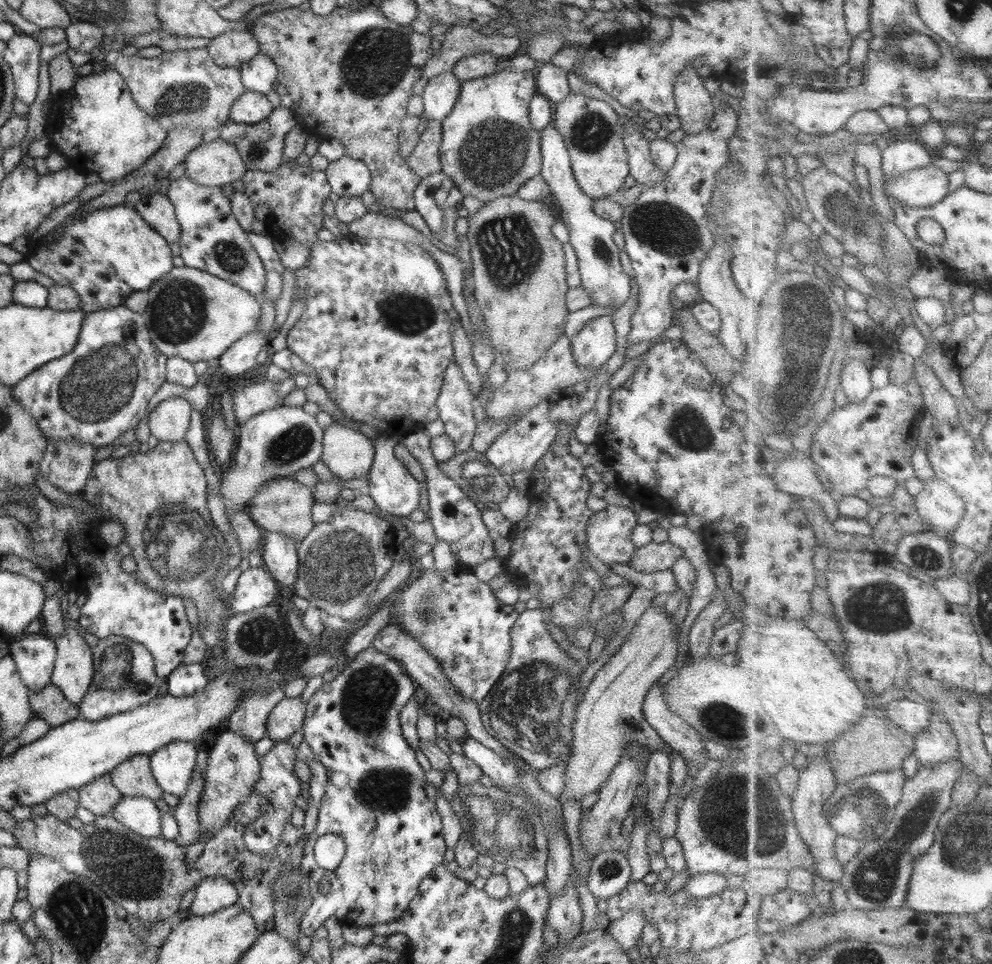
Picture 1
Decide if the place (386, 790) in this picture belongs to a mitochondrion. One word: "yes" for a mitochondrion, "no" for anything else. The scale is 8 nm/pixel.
yes

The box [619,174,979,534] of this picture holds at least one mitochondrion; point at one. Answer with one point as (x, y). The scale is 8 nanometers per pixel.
(805, 340)

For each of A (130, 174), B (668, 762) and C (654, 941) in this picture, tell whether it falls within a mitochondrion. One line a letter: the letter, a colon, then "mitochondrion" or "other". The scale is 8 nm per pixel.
A: other
B: other
C: other

